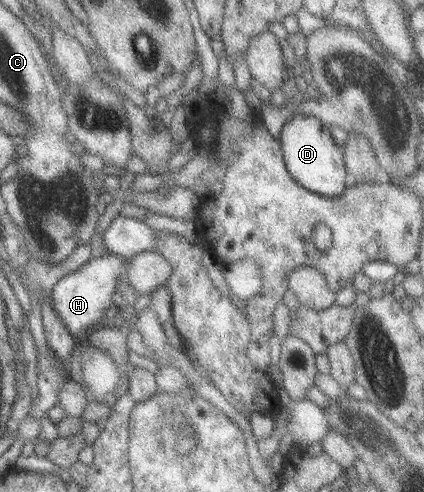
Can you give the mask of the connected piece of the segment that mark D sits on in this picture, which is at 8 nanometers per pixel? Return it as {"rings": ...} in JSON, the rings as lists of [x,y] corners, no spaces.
{"rings":[[[296,112],[283,124],[277,140],[286,171],[295,183],[326,198],[343,193],[345,172],[342,148],[333,142],[329,128],[323,126],[317,118],[307,112]]]}

